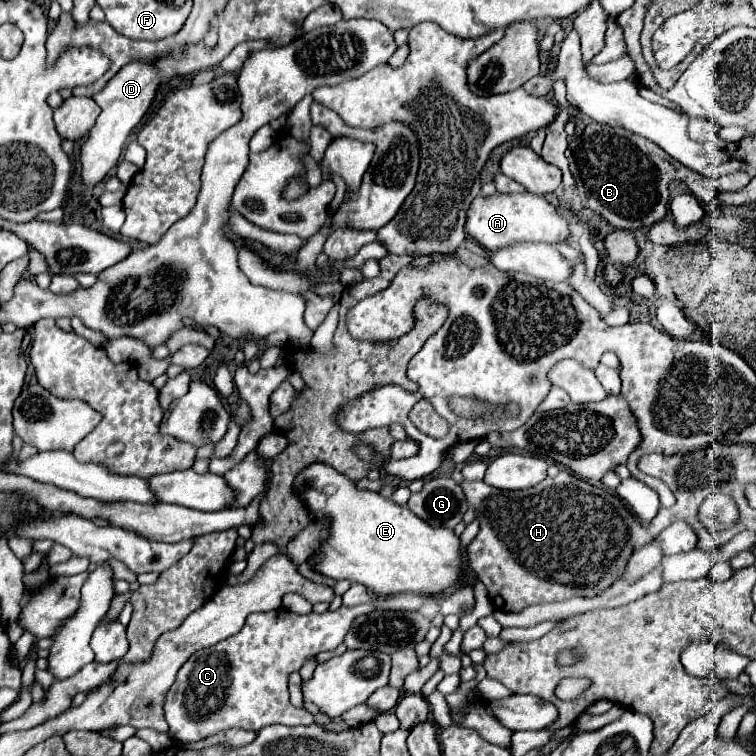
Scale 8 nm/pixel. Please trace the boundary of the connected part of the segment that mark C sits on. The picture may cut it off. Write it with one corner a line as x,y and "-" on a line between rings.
364,603
360,607
340,607
338,611
330,613
308,613
308,615
296,615
288,609
276,609
276,611
268,611
268,613
256,613
252,617
246,619
246,625
242,627
240,633
208,647
208,649
200,649
194,655
190,655
190,659
180,667
178,677
174,681
174,685
170,687
168,695
166,695
166,703
164,703
164,711
166,711
166,721
170,725
170,737
178,743
194,743
194,741
202,741
214,733
220,733
224,729
246,729
246,731
258,731
266,725
308,725
314,721
314,715
308,713
306,709
296,709
290,703
290,695
288,695
288,675
292,671
298,671
306,657
310,655
318,655
322,651
330,651
336,649
348,629
352,627
354,619
366,613
372,613
376,609
374,603

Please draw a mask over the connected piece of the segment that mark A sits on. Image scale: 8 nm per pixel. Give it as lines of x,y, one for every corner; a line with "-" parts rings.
496,193
492,197
478,195
466,219
466,233
486,251
496,251
496,247
514,245
518,241
542,241
542,243
562,243
568,237
568,225
556,207
534,193

